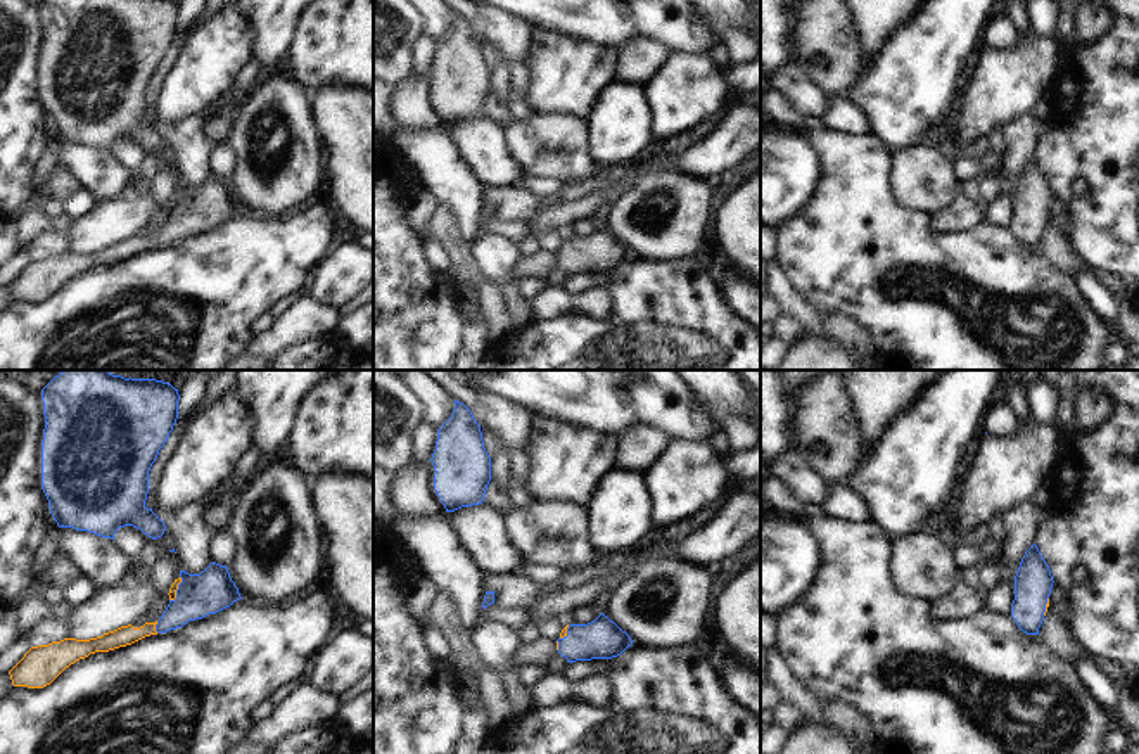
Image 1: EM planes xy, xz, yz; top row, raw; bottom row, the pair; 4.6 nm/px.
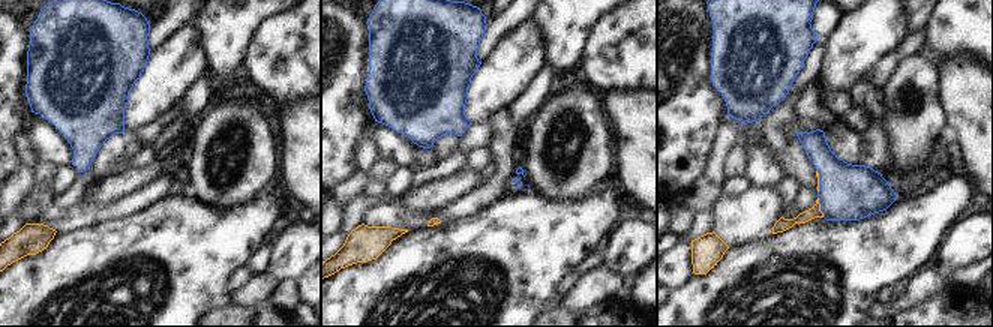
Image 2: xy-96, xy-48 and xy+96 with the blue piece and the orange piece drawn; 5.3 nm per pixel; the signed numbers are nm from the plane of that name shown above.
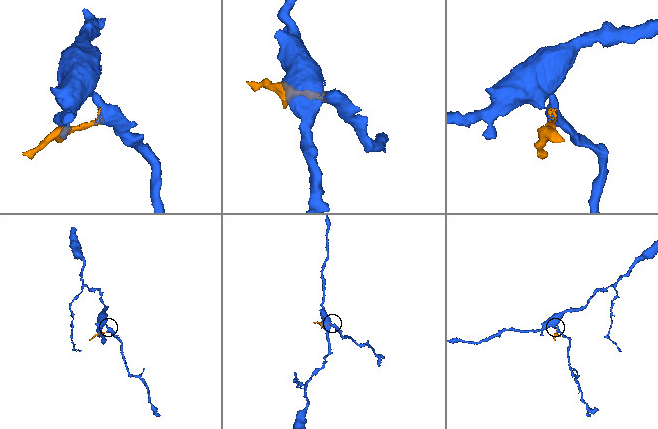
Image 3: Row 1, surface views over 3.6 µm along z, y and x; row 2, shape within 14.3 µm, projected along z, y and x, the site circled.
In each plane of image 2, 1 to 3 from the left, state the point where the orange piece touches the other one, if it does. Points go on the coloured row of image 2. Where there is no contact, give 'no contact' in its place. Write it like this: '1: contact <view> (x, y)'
1: no contact
2: no contact
3: contact xy+96 (821, 207)

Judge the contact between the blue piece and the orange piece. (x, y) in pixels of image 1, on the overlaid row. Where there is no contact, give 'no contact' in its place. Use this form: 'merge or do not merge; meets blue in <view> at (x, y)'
merge; meets blue in xy at (156, 626)

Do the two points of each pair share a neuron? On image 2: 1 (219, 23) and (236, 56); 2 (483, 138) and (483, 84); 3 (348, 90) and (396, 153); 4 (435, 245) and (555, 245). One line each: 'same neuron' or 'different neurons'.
1: same neuron
2: different neurons
3: different neurons
4: same neuron

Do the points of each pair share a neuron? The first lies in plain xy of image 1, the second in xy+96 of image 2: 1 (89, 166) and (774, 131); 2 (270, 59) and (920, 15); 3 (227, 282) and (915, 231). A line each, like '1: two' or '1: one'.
1: two
2: one
3: one

